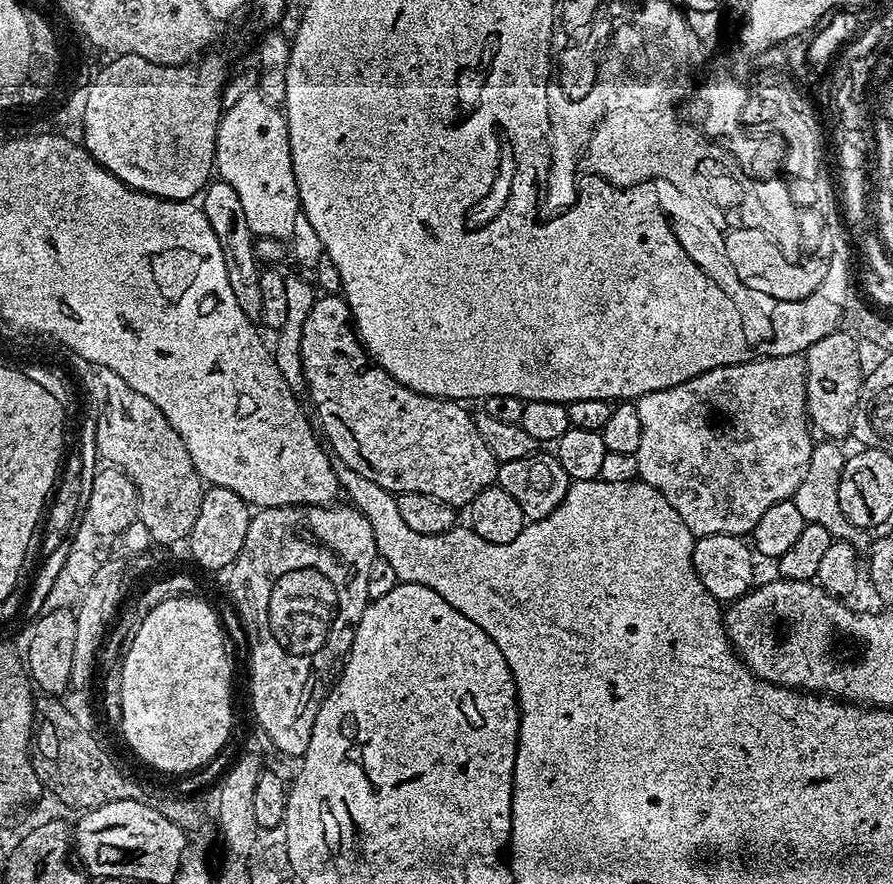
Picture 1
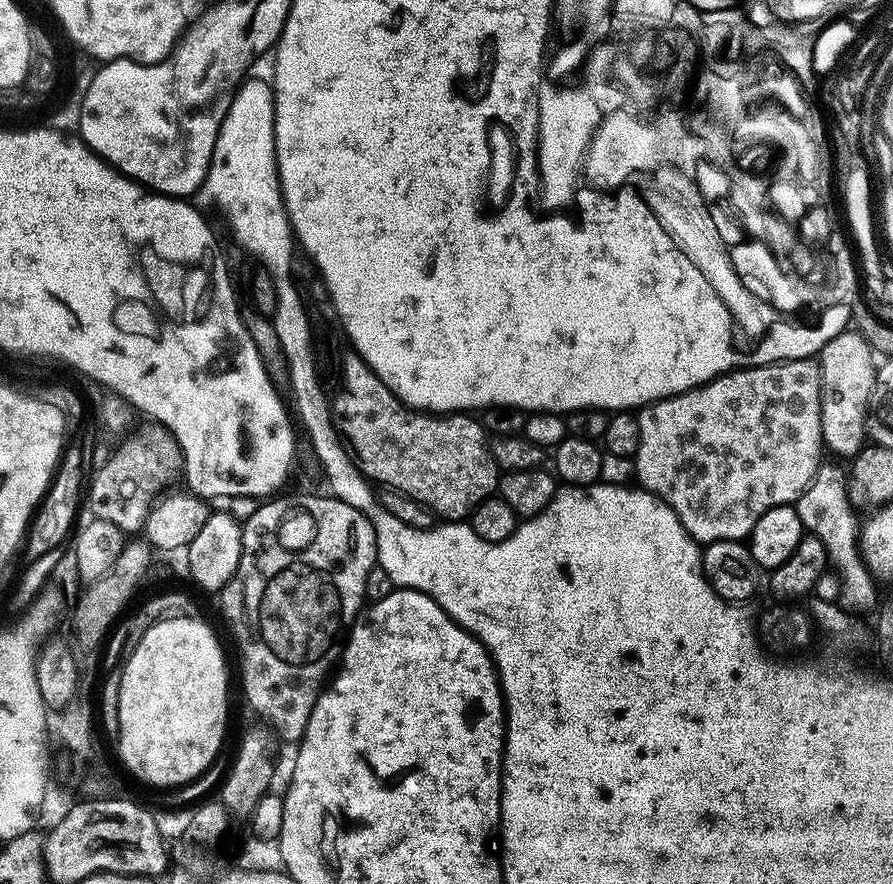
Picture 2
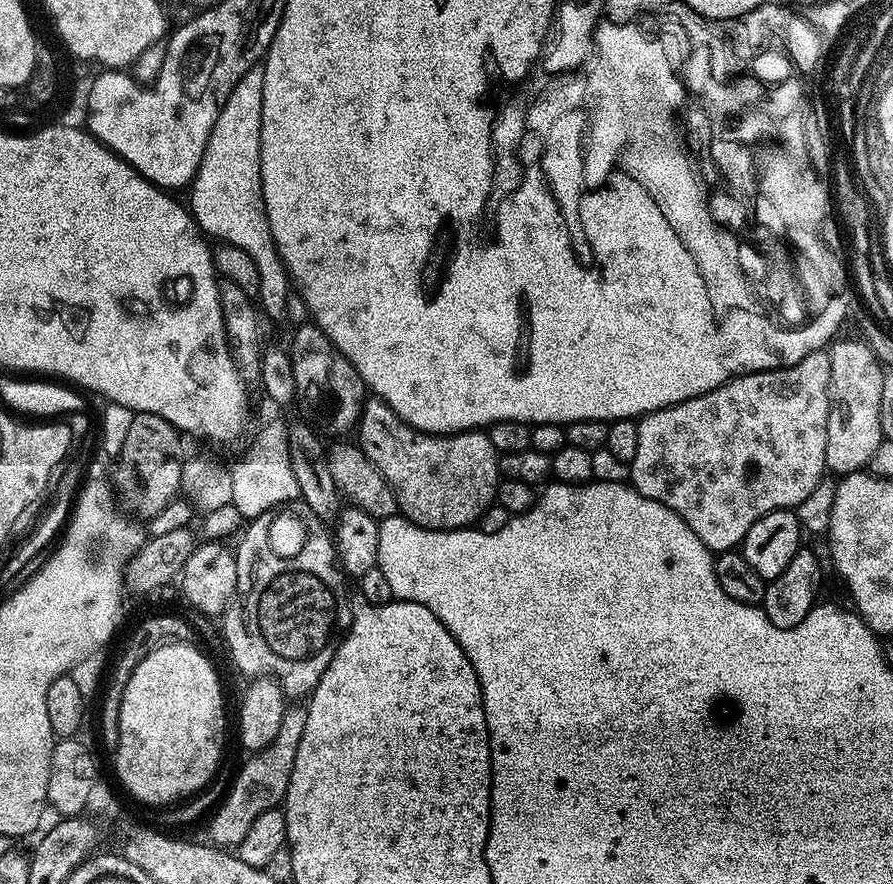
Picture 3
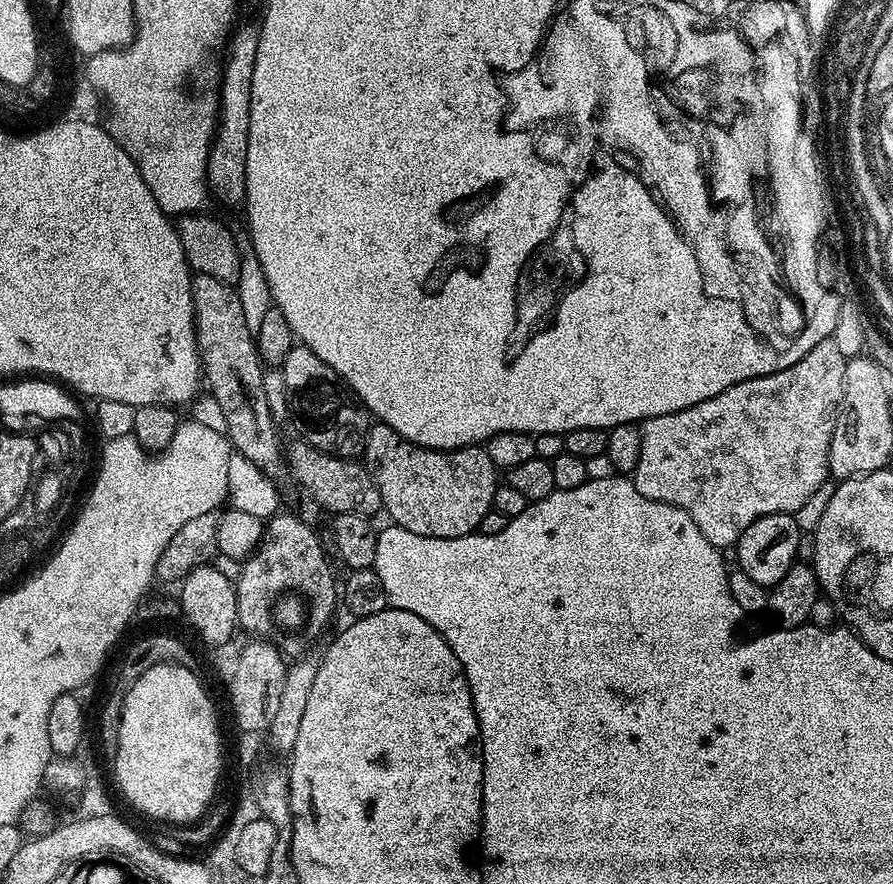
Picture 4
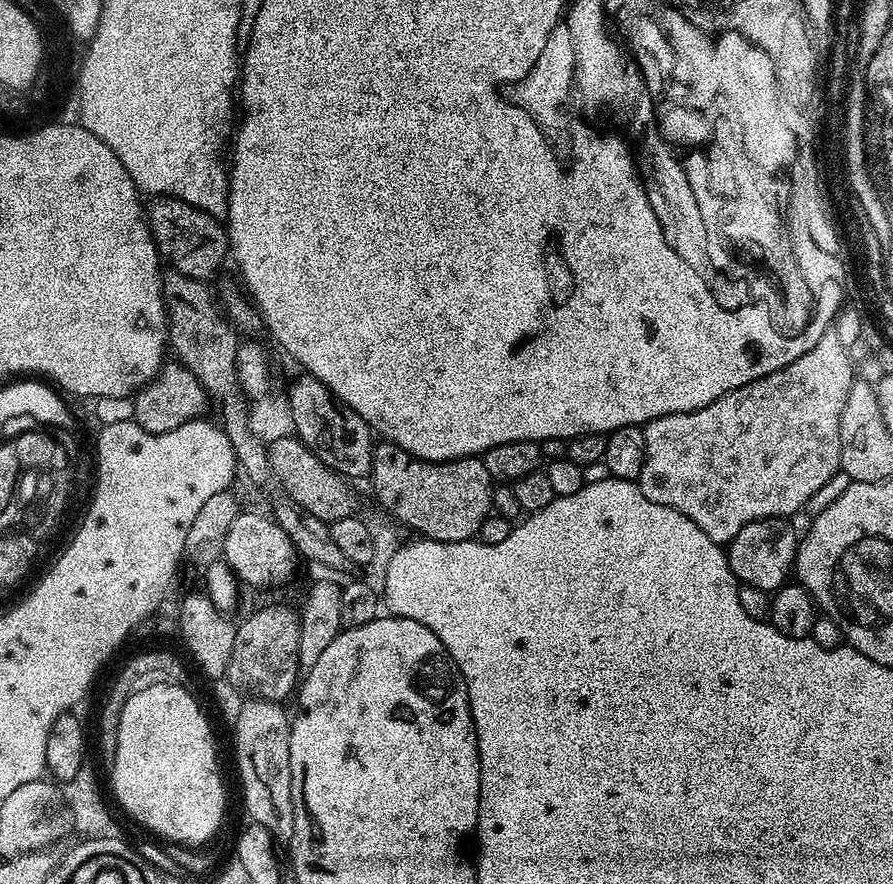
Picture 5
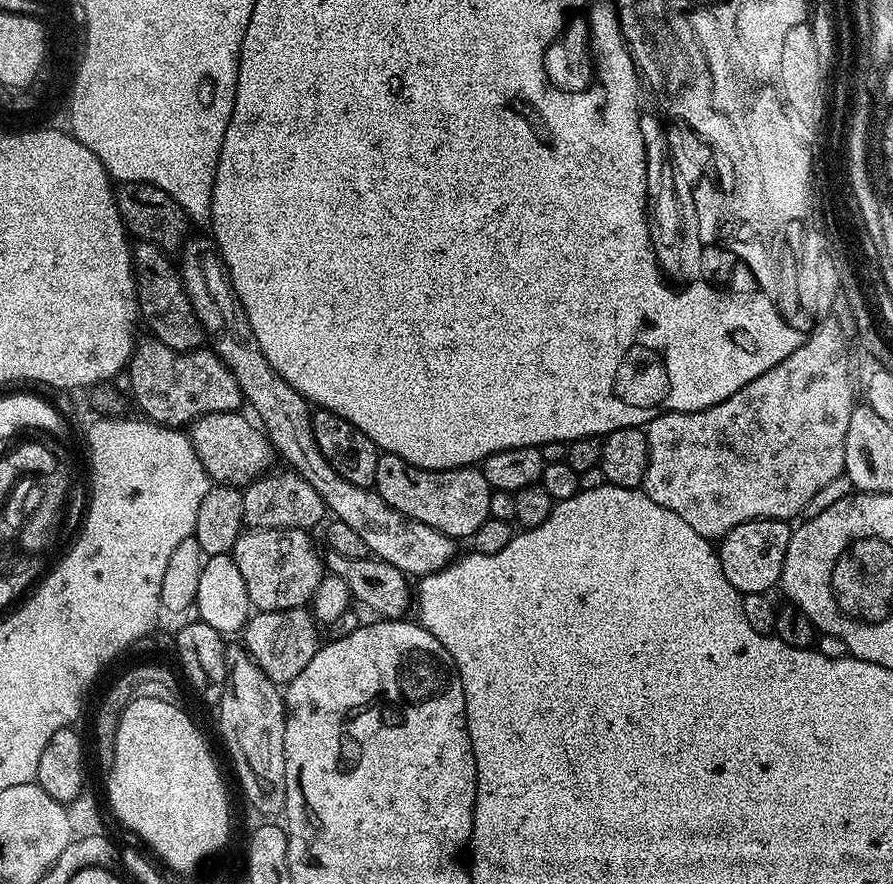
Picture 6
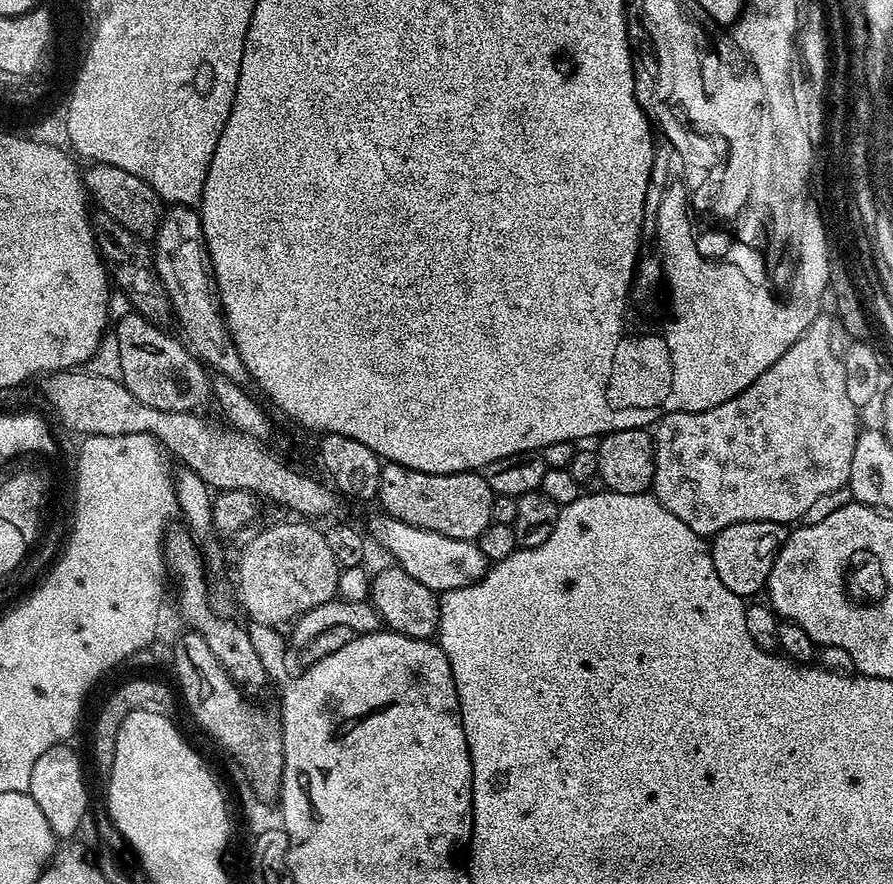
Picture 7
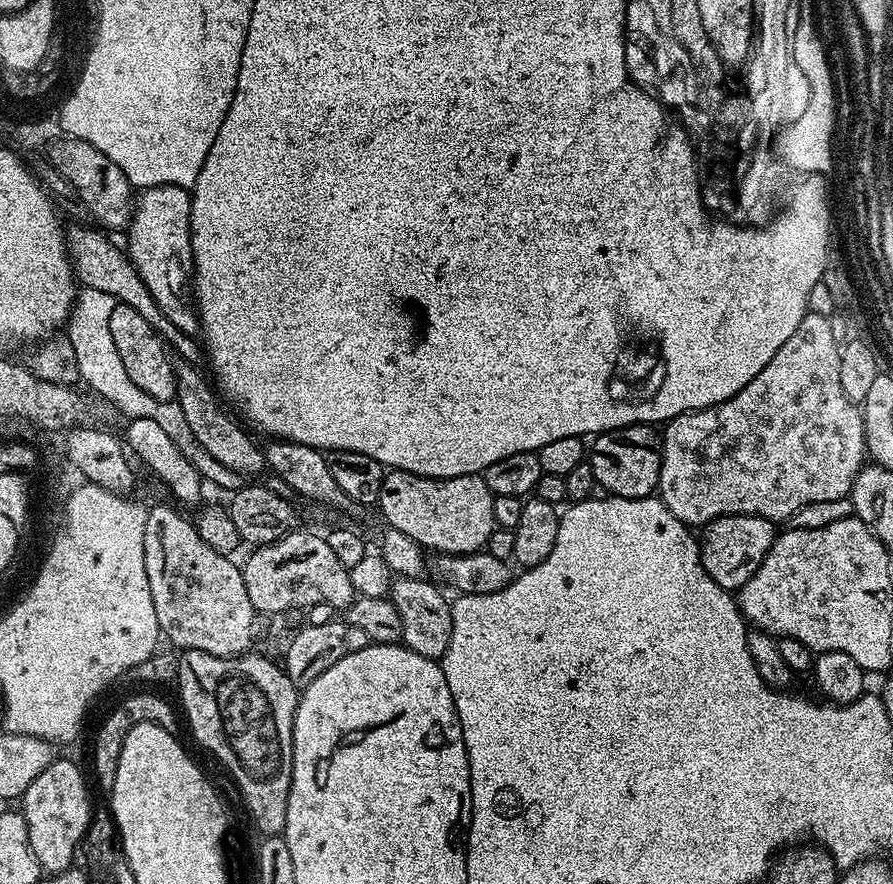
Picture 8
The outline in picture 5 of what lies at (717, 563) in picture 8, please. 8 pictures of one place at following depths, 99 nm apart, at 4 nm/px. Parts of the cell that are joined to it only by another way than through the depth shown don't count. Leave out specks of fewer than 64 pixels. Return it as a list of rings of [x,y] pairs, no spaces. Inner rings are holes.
[[[771,516],[765,520],[755,520],[733,538],[727,545],[728,565],[741,585],[748,585],[771,594],[789,579],[796,563],[798,532],[791,528],[787,519]]]

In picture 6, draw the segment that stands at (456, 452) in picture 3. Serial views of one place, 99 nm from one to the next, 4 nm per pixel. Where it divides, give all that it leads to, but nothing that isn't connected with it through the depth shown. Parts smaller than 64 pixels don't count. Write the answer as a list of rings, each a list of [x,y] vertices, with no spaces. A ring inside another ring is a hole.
[[[389,452],[378,458],[374,490],[407,520],[422,522],[453,538],[471,538],[474,530],[478,530],[478,526],[490,518],[488,511],[494,491],[479,467],[447,468],[441,472],[431,472],[429,468],[419,468]]]

